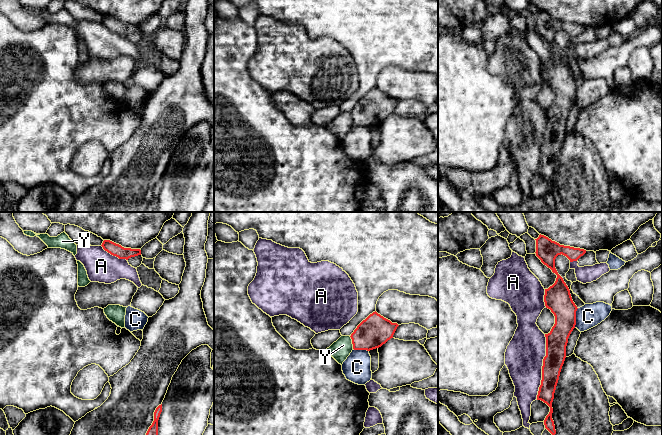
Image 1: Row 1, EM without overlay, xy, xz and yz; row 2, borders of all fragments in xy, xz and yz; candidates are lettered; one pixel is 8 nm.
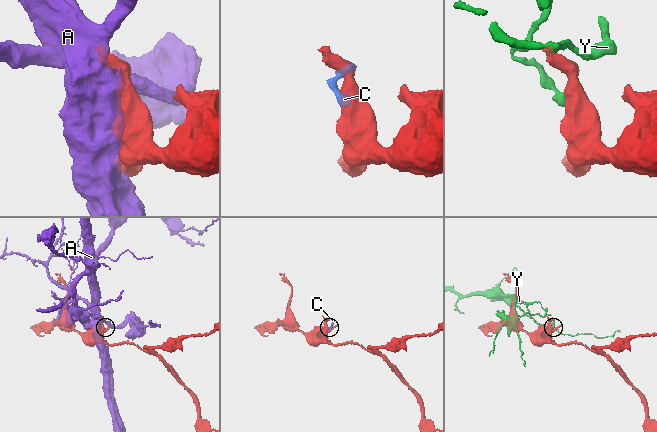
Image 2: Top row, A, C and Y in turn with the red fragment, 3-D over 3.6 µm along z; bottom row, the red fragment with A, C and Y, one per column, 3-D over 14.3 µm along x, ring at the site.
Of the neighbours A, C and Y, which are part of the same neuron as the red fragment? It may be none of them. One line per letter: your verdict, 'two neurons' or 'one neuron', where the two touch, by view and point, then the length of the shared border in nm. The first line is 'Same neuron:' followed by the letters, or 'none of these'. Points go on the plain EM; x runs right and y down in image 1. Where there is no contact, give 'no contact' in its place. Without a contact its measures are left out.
Same neuron: none of these
A: two neurons; contact yz (542, 143); length 550 nm
C: two neurons; contact yz (575, 94); length 160 nm
Y: two neurons; contact xz (352, 118); length 110 nm

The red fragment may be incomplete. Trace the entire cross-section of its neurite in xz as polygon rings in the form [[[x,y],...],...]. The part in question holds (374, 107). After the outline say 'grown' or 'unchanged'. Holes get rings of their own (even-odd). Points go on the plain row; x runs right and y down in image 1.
[[[376,87],[373,88],[351,110],[353,125],[370,127],[381,123],[393,114],[398,102]]]; unchanged

